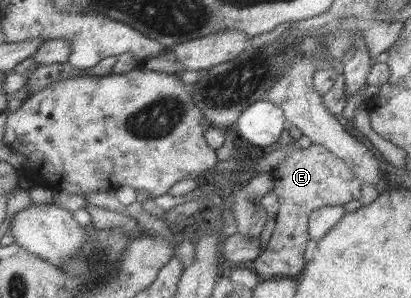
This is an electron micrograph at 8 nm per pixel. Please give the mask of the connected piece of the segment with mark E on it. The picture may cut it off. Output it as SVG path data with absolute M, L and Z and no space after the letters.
M282 130L280 138L277 142L277 147L285 148L288 153L271 171L273 176L272 190L278 197L279 207L274 217L274 228L269 237L265 249L248 264L255 274L261 279L289 279L297 278L305 265L303 260L303 251L305 251L305 243L309 241L308 221L310 213L319 207L344 205L352 199L359 197L360 181L353 175L353 172L346 166L346 163L339 158L336 158L326 147L319 144L309 144L305 149L296 150L291 146L295 139L291 138L288 130Z

